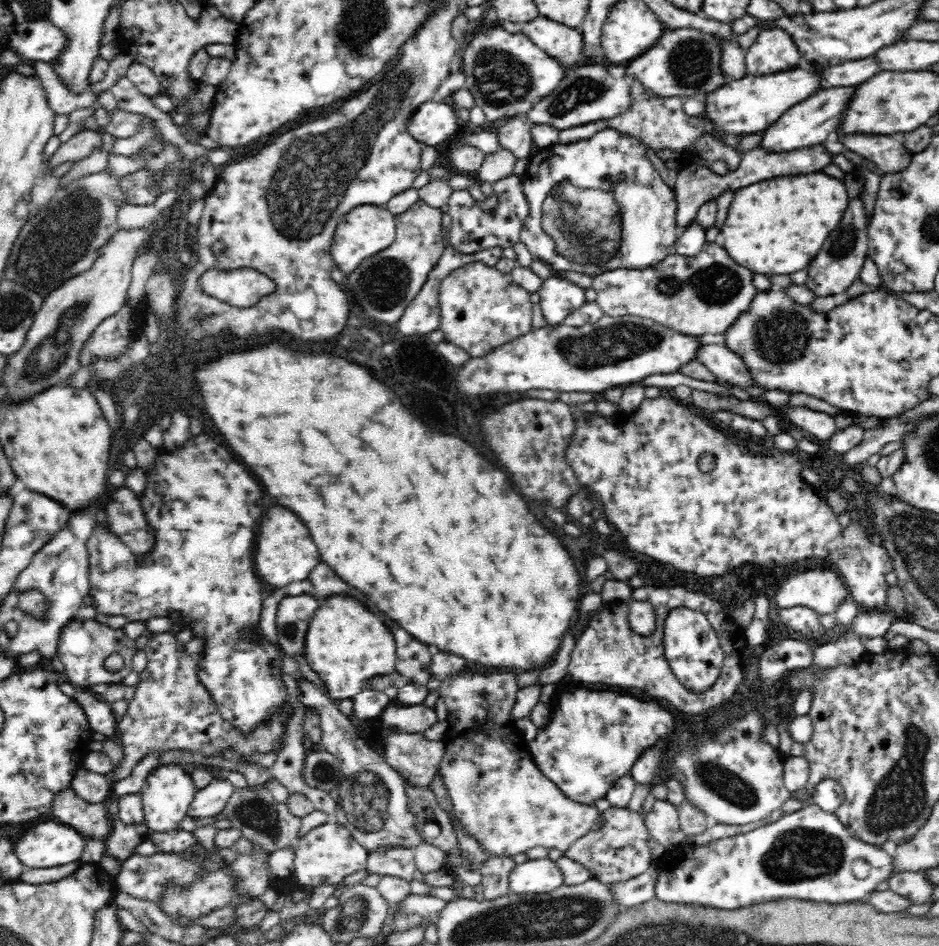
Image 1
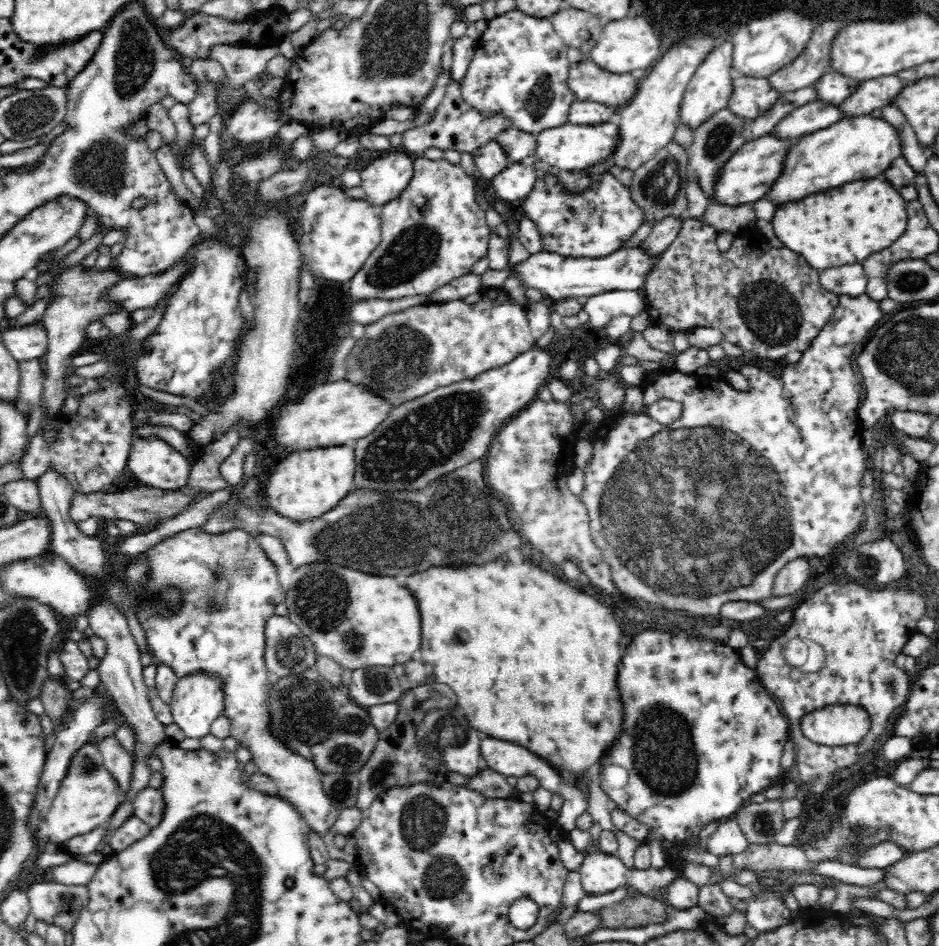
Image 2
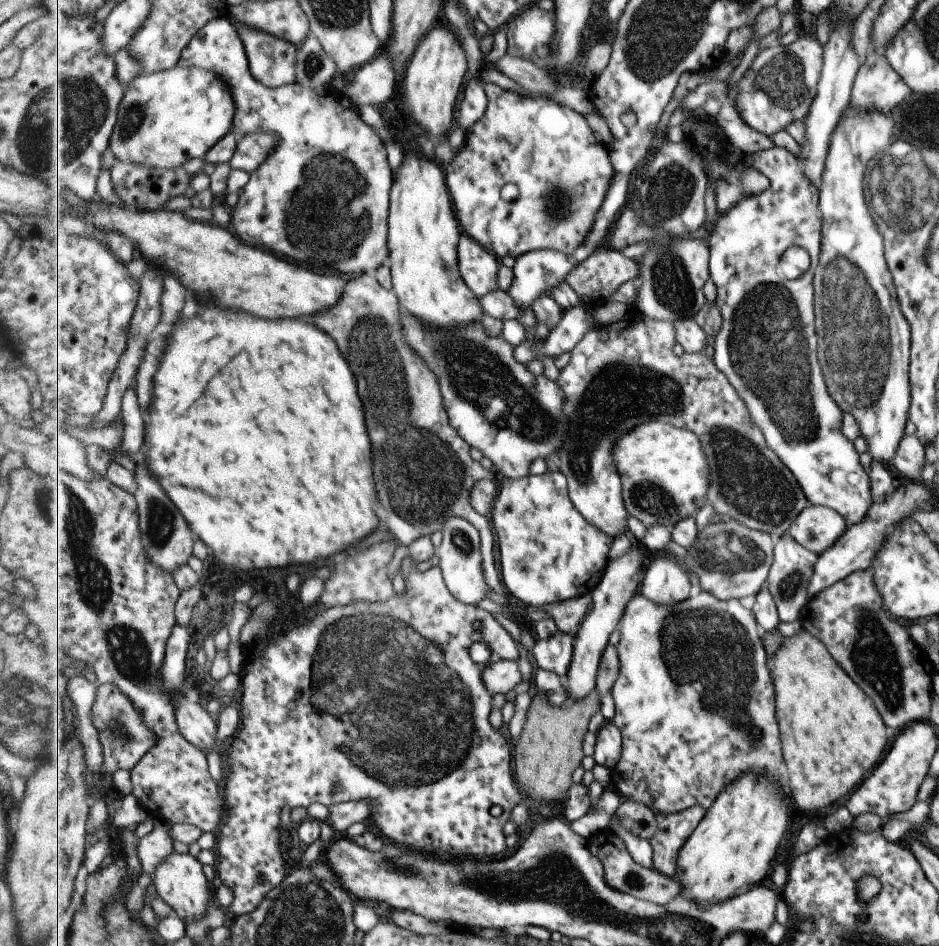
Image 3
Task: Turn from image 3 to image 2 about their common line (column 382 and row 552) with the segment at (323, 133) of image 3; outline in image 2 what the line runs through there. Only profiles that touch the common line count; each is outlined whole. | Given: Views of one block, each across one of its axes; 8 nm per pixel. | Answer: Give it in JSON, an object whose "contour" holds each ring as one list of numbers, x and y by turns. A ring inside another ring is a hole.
{"contour":[[225,527,219,534,206,532,204,528,180,530,172,536,164,536,152,548,144,550,138,556,128,556,130,568,132,562,144,560,146,580,144,588,136,603,136,618,144,630,148,652,154,661,170,667,178,679,194,674,211,674,217,676,219,690,223,694,223,709,221,714,229,720,229,736,232,736,239,747,248,748,252,754,252,764,256,765,258,773,268,776,277,786,277,796,291,802,308,825,314,831,323,835,329,826,338,818,339,810,332,804,323,789,323,772,316,769,315,763,304,757,302,753,288,747,274,729,272,729,272,682,264,654,266,650,265,629,268,618,275,614,274,608,284,600,284,586,278,581,278,571,274,562,266,555,260,546,258,538,252,536,244,528],[178,590,182,594,180,602,170,605,166,594]]}

